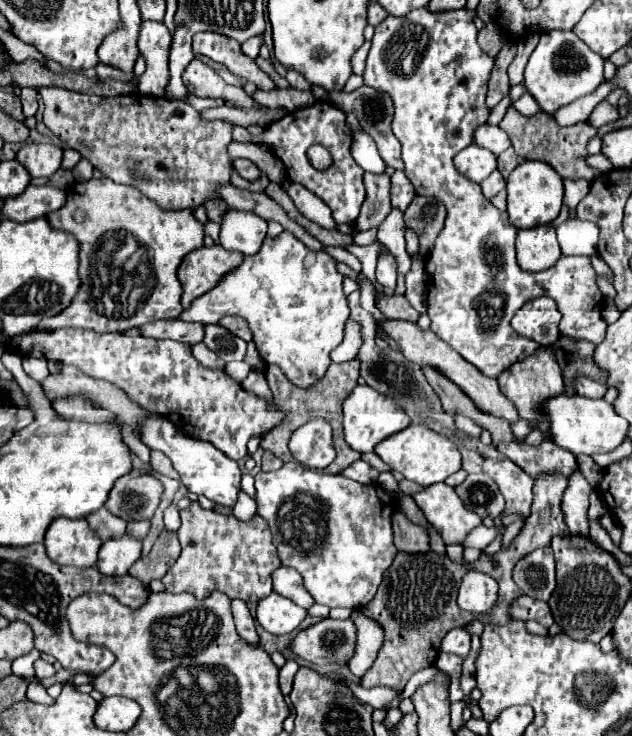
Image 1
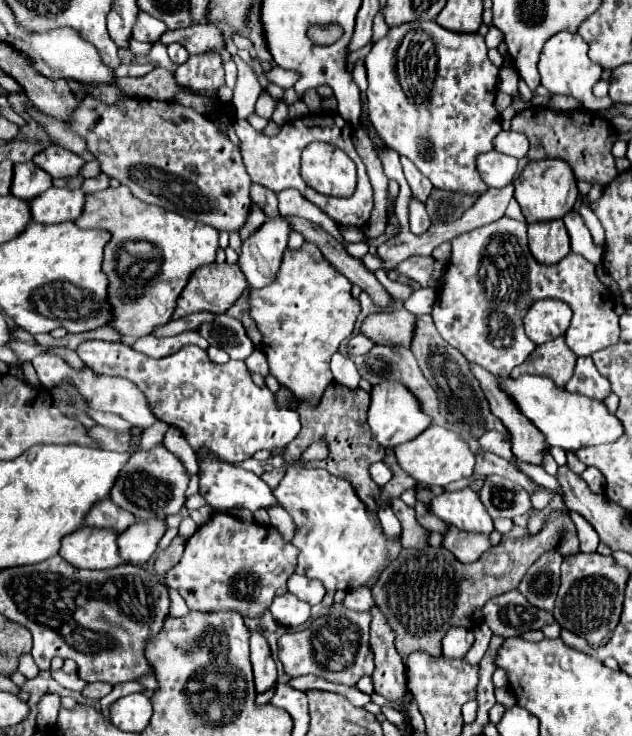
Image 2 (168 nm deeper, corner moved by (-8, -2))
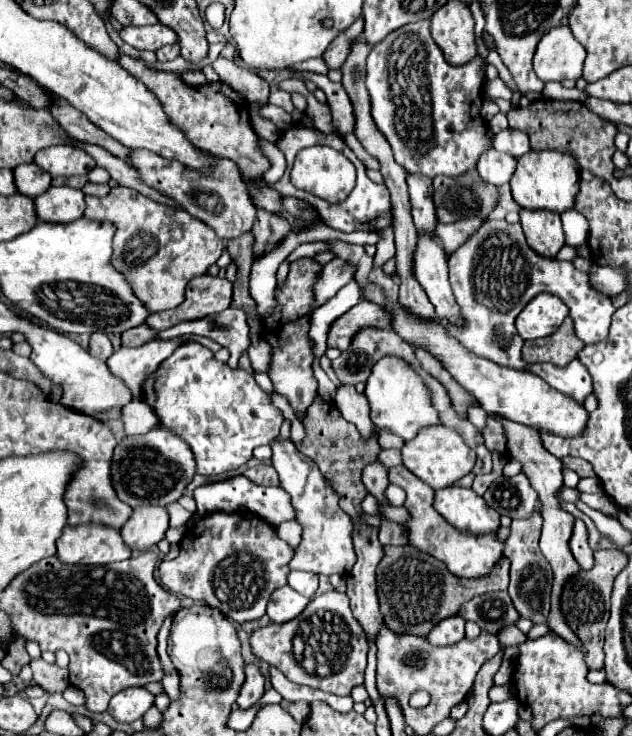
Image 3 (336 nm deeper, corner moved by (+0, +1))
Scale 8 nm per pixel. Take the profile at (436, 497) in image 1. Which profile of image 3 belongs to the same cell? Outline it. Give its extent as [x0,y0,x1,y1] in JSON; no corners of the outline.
[434,489,500,533]

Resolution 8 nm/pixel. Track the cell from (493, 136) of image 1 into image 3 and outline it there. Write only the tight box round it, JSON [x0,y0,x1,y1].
[494,129,530,157]

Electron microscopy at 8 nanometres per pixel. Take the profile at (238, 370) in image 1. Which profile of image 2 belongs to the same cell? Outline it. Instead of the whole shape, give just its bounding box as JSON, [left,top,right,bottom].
[246,348,270,378]

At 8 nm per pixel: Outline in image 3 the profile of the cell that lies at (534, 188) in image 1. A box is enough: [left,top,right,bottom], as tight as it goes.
[510,151,578,213]

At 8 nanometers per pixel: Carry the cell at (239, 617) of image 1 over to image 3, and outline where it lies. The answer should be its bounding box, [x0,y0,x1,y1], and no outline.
[238,663,264,709]

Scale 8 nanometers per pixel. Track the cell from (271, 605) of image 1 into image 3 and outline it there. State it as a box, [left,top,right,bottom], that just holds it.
[268,585,308,623]

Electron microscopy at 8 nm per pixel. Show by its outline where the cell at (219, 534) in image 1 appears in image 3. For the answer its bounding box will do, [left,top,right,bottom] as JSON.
[158,513,294,623]

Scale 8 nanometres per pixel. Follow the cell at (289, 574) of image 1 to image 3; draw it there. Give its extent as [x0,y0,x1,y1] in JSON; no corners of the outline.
[288,571,318,597]

